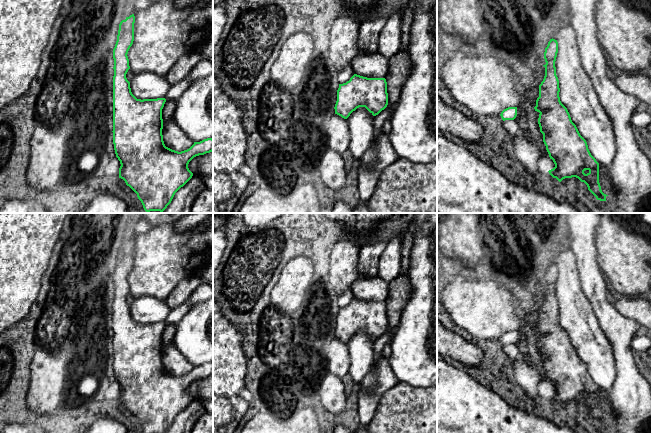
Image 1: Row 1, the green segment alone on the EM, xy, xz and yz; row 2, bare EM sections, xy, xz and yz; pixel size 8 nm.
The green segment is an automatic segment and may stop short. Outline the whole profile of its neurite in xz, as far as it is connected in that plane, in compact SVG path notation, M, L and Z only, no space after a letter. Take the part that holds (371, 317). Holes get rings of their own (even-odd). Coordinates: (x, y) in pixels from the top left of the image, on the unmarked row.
M354 298L349 305L339 308L335 338L347 343L359 331L365 331L373 340L388 329L385 302L367 302Z

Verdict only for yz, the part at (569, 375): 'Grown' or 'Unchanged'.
Unchanged

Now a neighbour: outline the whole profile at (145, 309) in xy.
M143 295L135 298L130 306L132 318L141 324L165 322L170 311L171 308L165 300L151 295Z

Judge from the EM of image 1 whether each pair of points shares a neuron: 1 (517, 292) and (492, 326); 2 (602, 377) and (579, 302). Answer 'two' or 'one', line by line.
1: two
2: one

